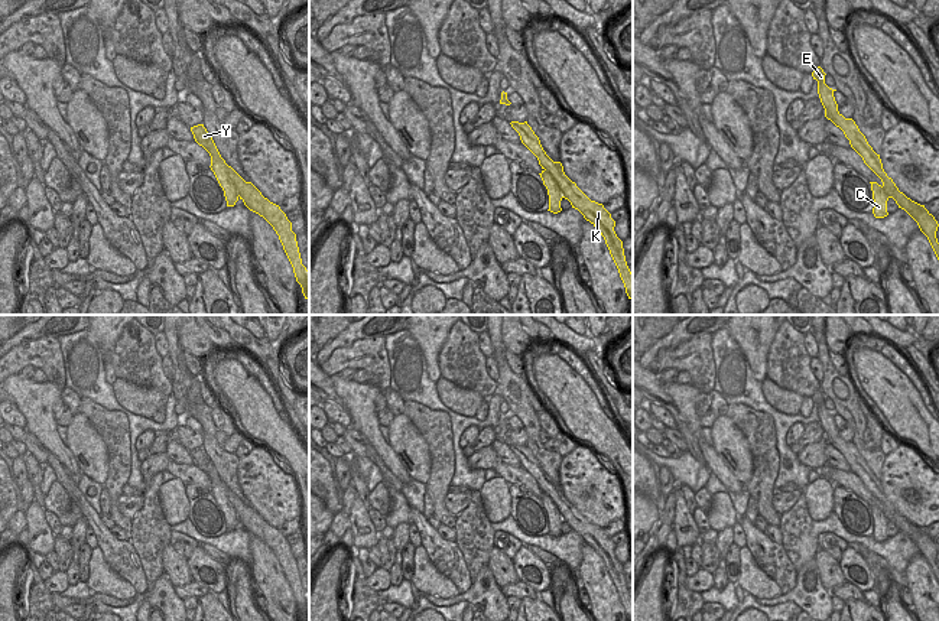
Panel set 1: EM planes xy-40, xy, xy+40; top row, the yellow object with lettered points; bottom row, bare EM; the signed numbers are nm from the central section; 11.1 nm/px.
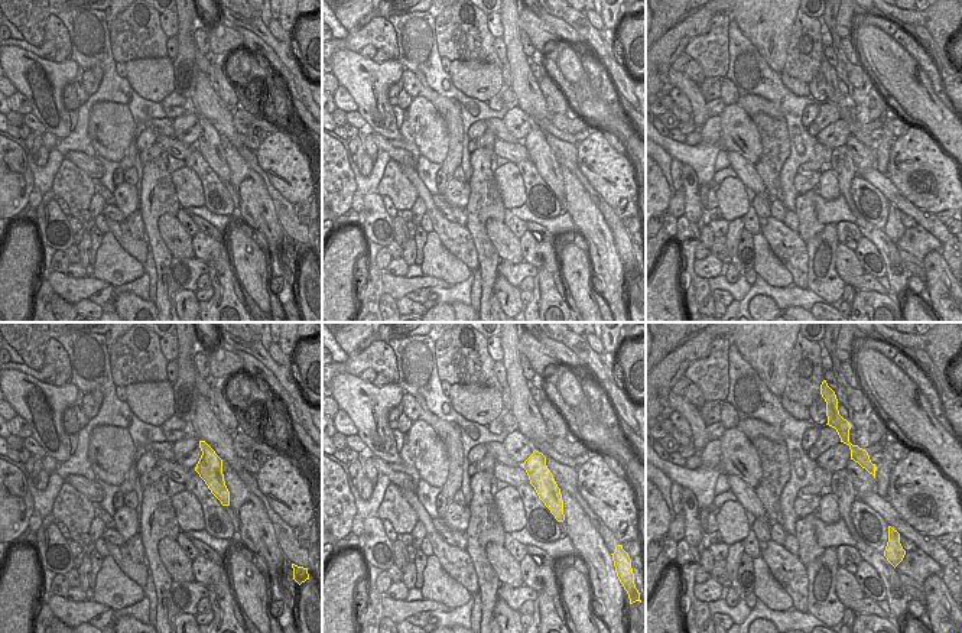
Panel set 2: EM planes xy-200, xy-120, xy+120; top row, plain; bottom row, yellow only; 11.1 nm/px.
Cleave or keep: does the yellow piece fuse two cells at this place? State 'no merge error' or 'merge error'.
merge error

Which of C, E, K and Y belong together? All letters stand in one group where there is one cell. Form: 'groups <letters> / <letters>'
groups C Y / E K

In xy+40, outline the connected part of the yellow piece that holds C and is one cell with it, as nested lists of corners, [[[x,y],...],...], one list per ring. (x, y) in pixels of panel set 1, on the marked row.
[[[870,182],[874,199],[873,214],[875,218],[884,218],[888,215],[887,212],[887,201],[888,195],[884,191],[884,186],[878,185],[877,182]]]

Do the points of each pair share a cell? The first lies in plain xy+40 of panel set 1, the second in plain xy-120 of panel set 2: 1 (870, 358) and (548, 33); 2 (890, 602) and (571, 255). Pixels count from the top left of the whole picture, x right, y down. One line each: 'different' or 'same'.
1: different
2: same

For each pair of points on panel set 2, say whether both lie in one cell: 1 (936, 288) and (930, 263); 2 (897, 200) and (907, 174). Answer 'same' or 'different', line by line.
1: same
2: different

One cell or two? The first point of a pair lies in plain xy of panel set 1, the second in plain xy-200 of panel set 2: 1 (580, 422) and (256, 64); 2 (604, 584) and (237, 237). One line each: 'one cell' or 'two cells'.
1: one cell
2: two cells

